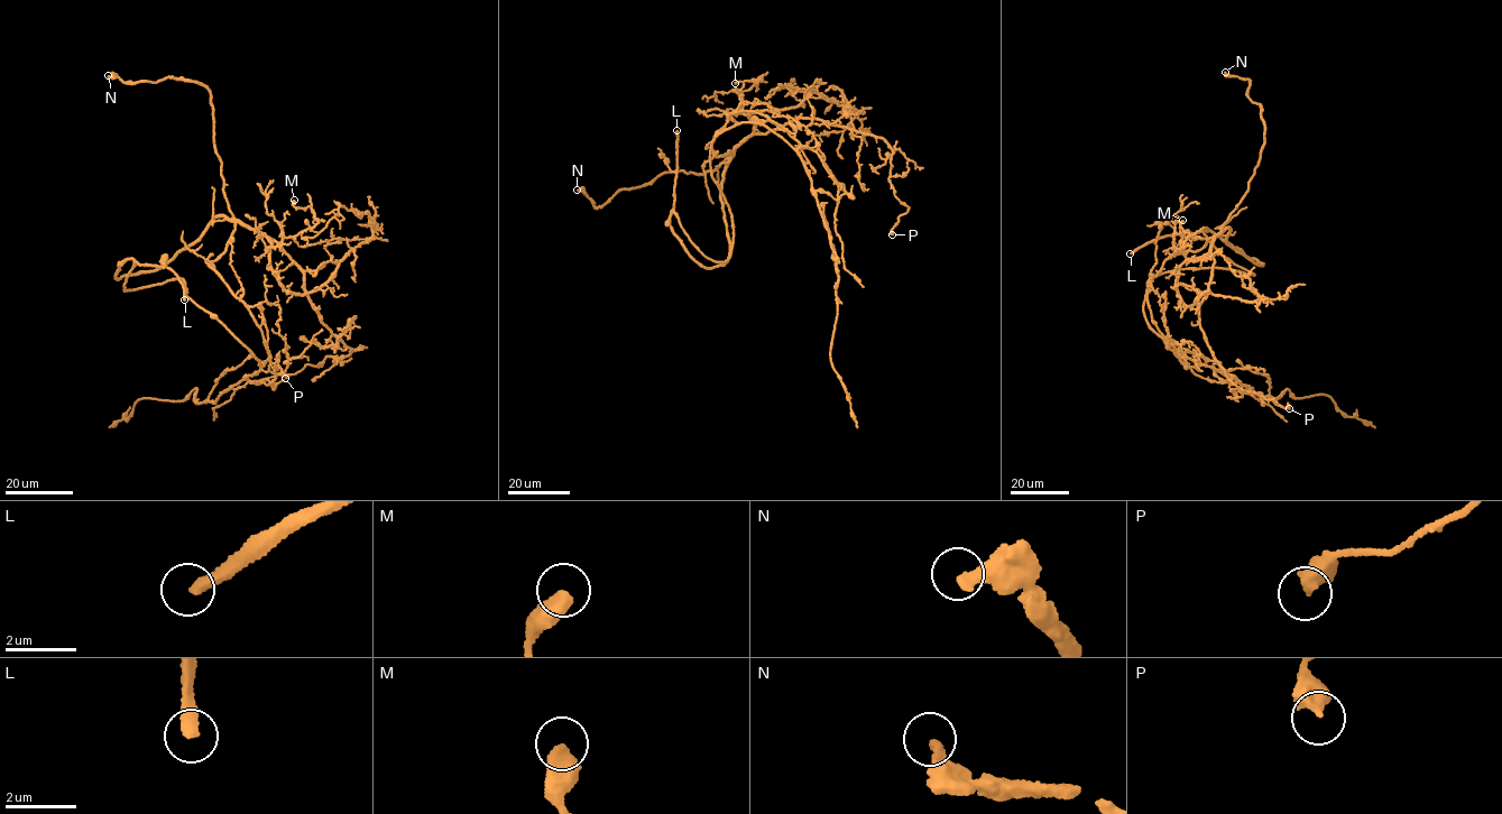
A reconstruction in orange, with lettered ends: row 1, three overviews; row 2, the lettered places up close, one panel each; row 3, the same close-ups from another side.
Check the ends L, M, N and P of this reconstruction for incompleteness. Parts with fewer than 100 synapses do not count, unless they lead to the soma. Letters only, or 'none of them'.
L

